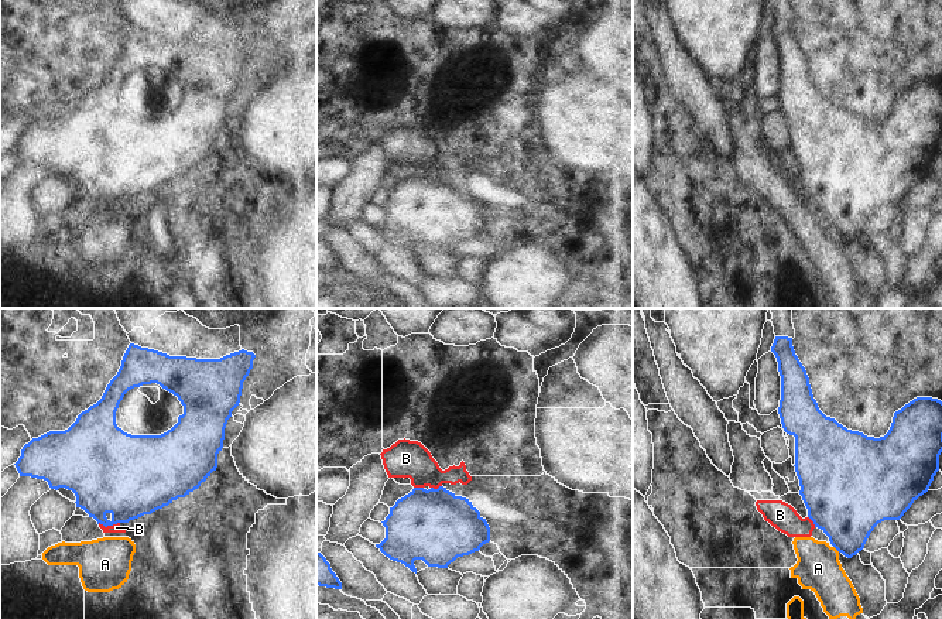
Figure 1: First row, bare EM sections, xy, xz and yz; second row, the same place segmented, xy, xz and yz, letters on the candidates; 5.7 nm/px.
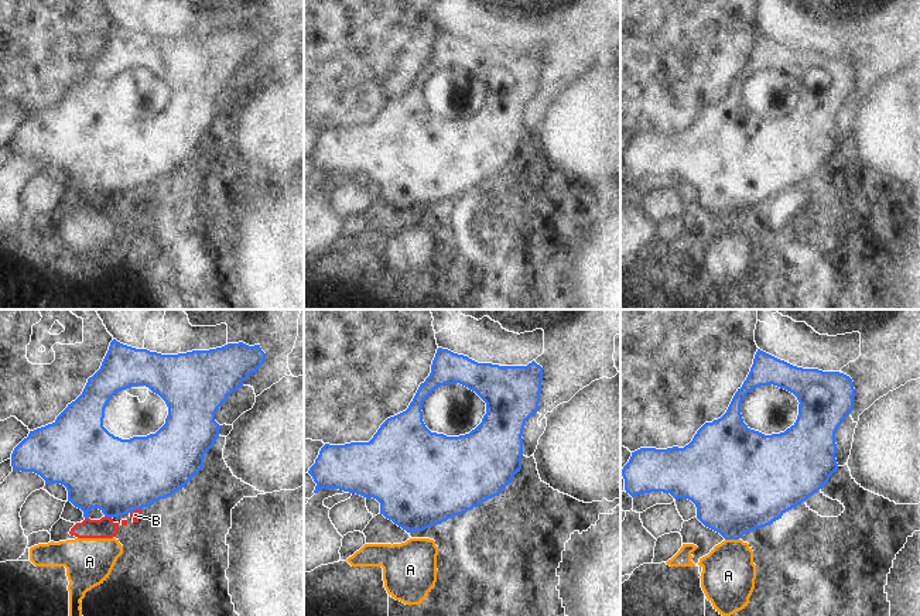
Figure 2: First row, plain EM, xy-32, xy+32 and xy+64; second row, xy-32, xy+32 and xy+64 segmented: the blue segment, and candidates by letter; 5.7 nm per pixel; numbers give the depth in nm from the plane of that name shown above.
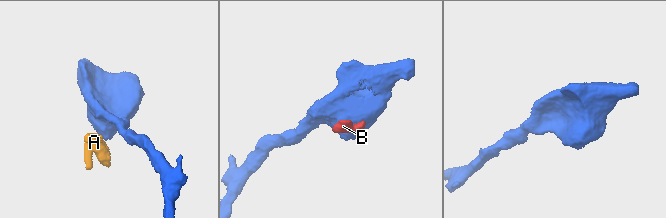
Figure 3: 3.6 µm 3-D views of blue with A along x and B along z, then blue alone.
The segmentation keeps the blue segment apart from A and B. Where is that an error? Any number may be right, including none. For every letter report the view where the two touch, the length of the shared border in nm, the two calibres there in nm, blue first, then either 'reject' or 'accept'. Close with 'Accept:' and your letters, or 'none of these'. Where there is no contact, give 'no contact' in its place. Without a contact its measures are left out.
A: contact in yz; length 50 nm; calibres 380 and 260 nm; reject
B: contact in xy; length 130 nm; calibres 360 and 50 nm; reject
Accept: none of these

